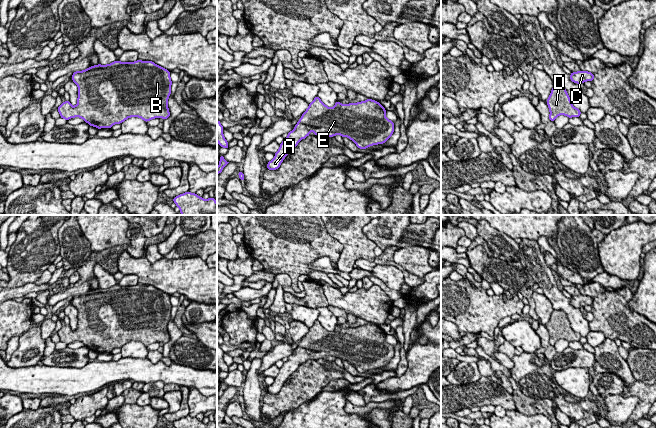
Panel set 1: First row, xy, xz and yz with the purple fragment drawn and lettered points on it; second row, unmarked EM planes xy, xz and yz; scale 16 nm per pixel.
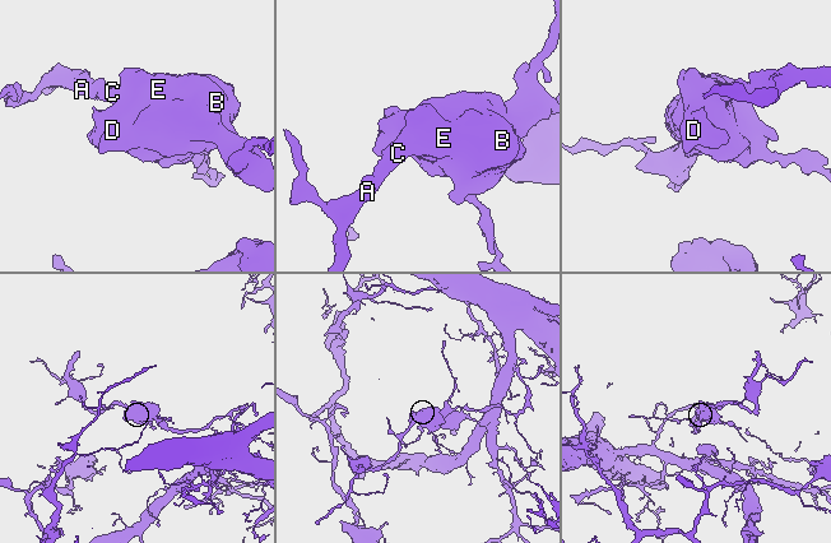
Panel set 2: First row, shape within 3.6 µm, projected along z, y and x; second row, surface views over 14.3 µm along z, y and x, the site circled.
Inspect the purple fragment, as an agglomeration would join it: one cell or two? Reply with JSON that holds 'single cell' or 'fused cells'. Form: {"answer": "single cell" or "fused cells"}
{"answer": "single cell"}

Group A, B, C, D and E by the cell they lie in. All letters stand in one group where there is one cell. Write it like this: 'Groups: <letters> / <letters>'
Groups: A B C D E

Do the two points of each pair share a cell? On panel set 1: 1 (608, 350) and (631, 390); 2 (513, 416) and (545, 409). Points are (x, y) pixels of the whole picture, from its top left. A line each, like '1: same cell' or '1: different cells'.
1: same cell
2: different cells

